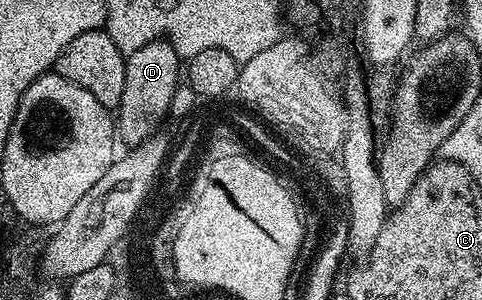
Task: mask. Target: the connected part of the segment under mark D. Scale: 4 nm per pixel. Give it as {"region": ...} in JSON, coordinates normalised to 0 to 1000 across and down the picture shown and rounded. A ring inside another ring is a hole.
{"region":[[[346,133],[297,147],[297,160],[263,183],[255,240],[255,313],[239,370],[239,447],[249,470],[253,460],[261,473],[261,490],[278,493],[328,443],[332,420],[326,417],[342,390],[353,390],[355,333],[378,260],[380,197]]]}

